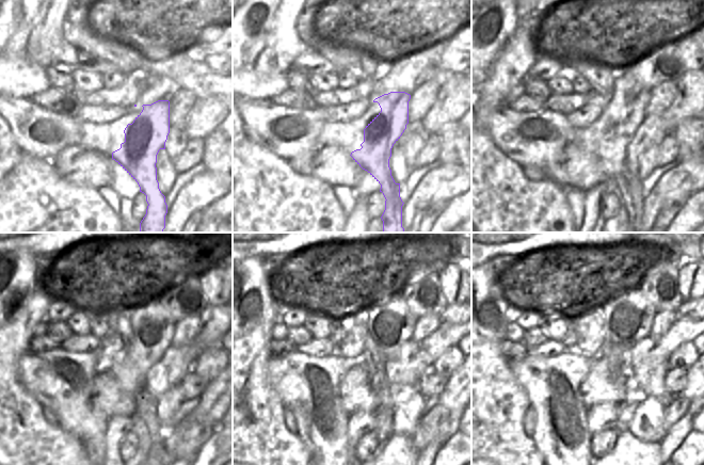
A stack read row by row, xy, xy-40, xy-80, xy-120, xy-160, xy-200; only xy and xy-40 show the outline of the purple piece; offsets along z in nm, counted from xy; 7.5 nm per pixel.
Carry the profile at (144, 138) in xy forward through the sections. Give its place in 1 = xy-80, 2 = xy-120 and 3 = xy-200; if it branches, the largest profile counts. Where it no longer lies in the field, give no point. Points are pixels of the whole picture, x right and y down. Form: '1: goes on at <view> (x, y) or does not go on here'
1: goes on at xy-80 (633, 99)
2: goes on at xy-120 (153, 331)
3: goes on at xy-200 (628, 320)

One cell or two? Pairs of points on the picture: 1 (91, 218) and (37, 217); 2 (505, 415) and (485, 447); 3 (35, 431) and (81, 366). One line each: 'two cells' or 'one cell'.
1: one cell
2: two cells
3: two cells

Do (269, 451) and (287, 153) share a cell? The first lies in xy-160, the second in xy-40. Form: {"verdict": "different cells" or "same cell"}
{"verdict": "different cells"}

